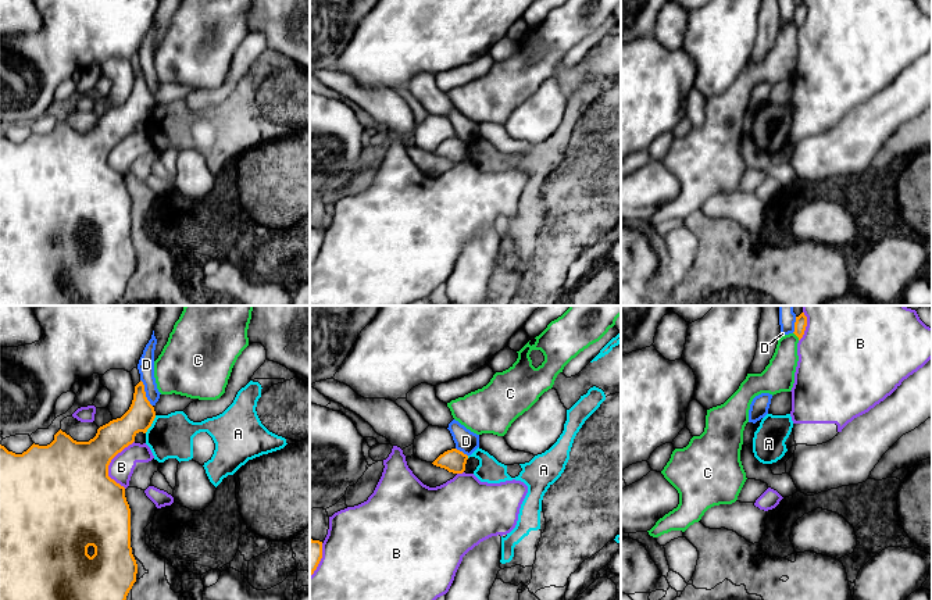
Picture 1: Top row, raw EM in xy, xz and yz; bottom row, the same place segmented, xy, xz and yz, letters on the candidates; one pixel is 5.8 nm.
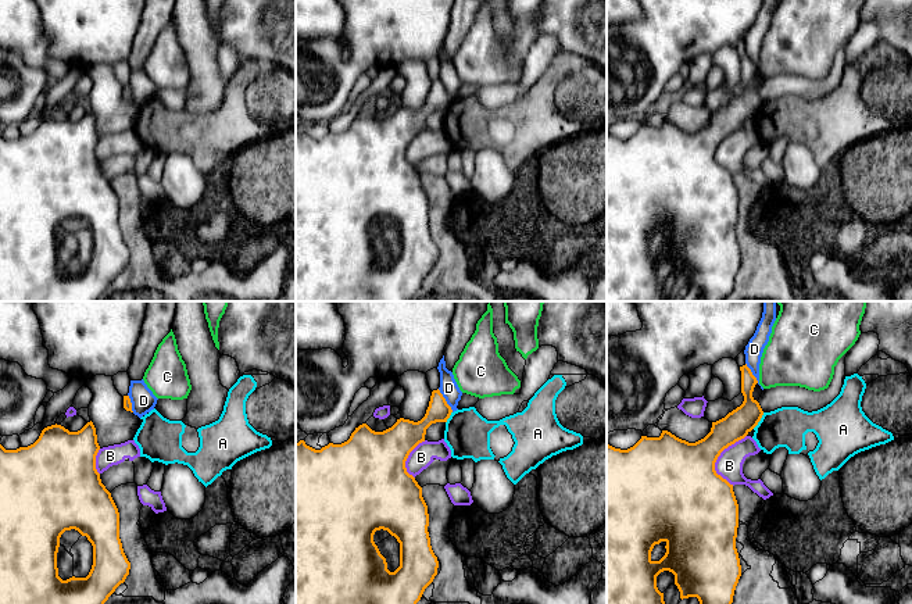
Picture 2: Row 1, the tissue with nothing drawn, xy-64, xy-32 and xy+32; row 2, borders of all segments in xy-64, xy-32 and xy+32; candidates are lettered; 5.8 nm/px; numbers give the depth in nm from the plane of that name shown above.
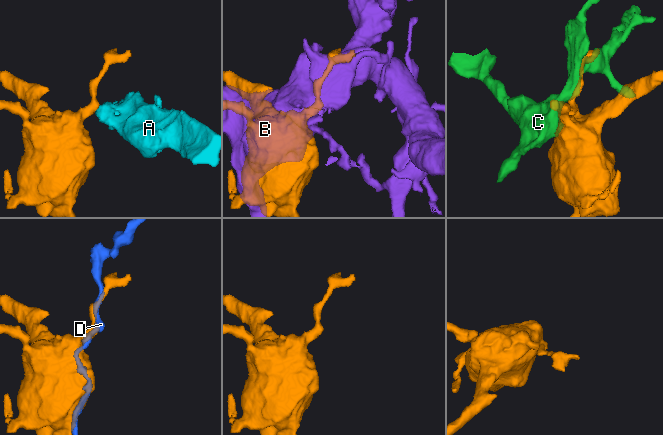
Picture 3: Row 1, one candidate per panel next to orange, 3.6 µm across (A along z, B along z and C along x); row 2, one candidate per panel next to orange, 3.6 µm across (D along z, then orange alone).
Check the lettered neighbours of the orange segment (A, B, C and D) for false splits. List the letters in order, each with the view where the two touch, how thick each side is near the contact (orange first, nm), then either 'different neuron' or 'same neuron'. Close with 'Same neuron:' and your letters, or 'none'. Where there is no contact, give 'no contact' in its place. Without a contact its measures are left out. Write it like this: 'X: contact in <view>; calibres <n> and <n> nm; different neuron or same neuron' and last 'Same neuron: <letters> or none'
A: contact in xy; calibres 180 and 260 nm; different neuron
B: contact in xy; calibres 460 and 140 nm; different neuron
C: contact in yz; calibres 70 and 180 nm; different neuron
D: contact in xy; calibres 160 and 100 nm; different neuron
Same neuron: none

